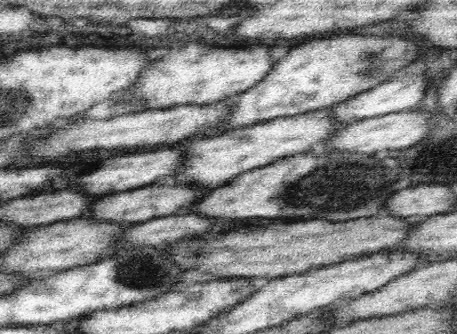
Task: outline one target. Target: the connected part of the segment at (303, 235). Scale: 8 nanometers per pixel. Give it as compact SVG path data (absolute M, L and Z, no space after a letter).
M382 212L371 217L344 222L330 222L324 219L282 222L266 228L240 230L240 232L218 234L218 236L214 236L214 232L208 232L206 236L174 242L167 246L168 251L172 251L172 263L184 269L184 272L191 270L204 274L219 272L222 278L248 277L250 279L265 276L271 280L328 267L378 250L397 248L408 238L410 228L414 228L420 220Z

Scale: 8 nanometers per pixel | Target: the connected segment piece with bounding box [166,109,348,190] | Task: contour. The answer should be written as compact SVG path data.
M320 109L228 130L228 132L213 133L187 148L187 151L182 154L184 158L180 168L166 183L182 181L188 185L194 183L202 185L202 188L214 190L228 184L239 174L268 166L278 159L308 152L312 146L316 146L318 142L325 142L332 134L336 134L347 125L342 121L336 121L328 109Z

